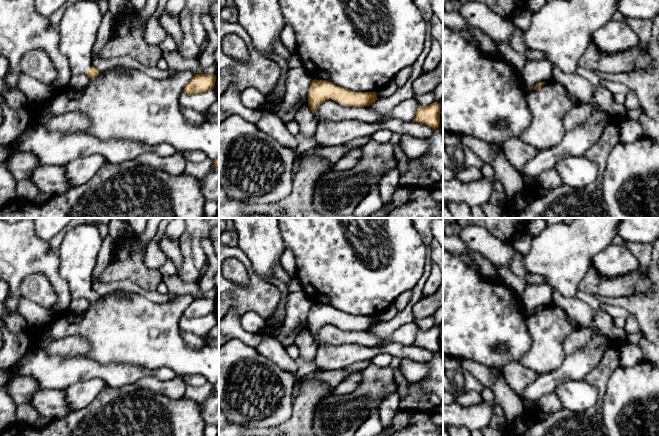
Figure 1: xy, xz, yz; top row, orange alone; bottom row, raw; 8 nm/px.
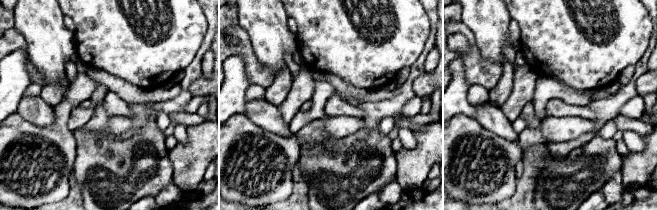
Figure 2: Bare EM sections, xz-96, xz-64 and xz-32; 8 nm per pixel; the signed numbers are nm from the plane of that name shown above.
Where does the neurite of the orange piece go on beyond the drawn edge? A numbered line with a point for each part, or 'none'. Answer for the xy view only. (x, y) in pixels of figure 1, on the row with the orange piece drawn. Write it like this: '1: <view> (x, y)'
1: xy (78, 28)

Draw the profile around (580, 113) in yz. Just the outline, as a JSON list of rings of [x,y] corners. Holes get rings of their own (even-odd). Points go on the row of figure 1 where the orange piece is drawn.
[[[577,103],[564,117],[563,125],[566,131],[571,130],[577,125],[586,122],[592,115],[594,109],[589,104]]]

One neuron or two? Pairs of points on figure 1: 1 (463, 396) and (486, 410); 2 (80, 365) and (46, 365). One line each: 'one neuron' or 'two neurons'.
1: two neurons
2: one neuron

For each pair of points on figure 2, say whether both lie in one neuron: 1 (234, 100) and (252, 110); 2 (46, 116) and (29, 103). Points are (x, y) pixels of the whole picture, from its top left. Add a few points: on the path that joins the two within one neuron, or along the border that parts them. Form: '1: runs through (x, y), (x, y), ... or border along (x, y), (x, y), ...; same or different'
1: border along (246, 101), (244, 113); different
2: runs through (42, 114), (33, 107); same

